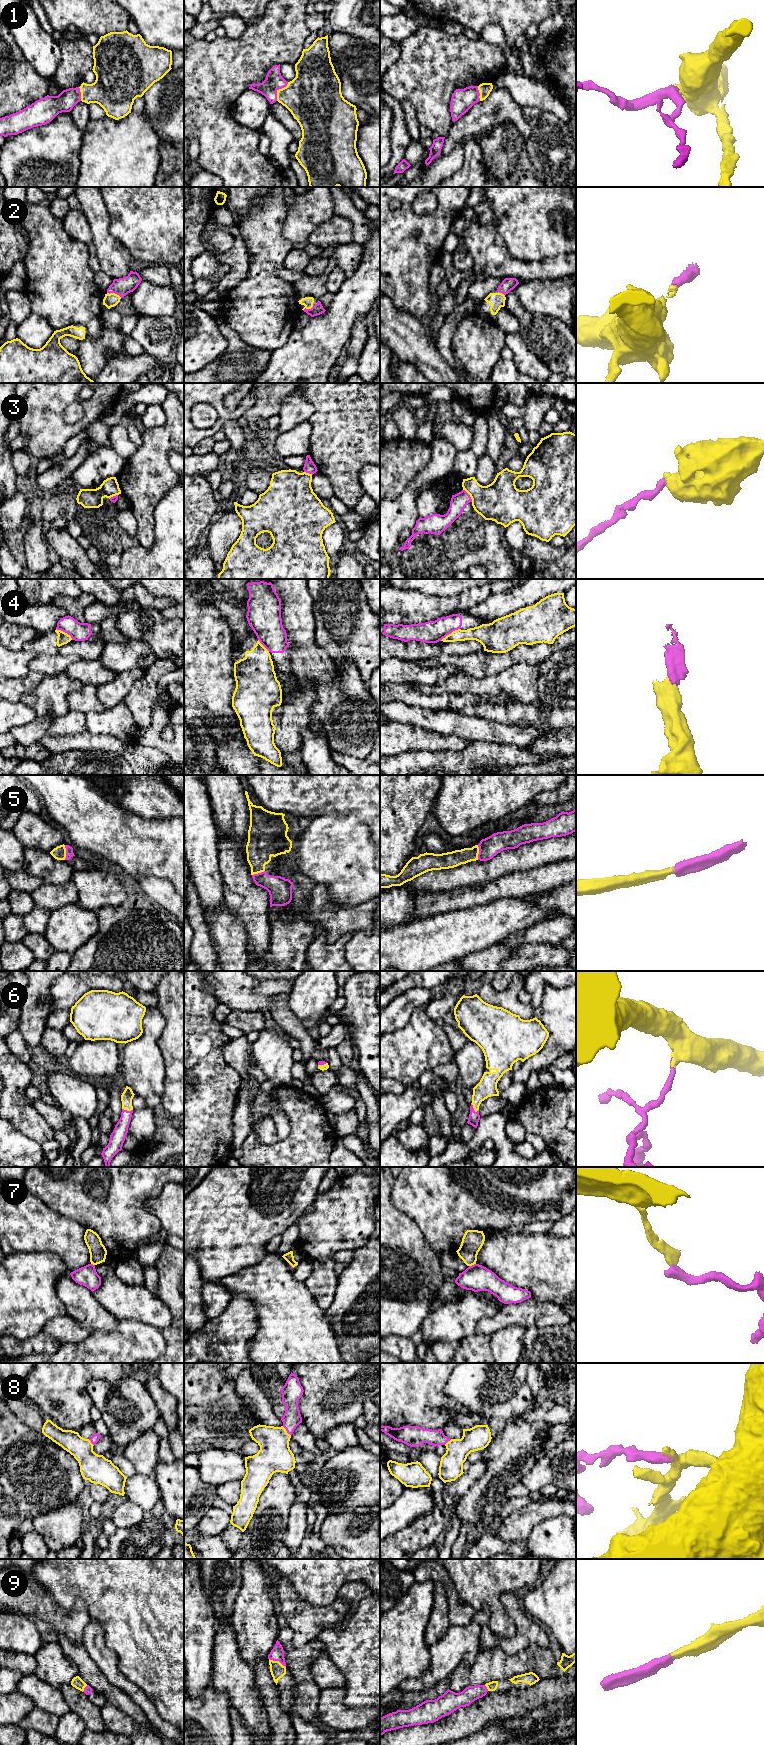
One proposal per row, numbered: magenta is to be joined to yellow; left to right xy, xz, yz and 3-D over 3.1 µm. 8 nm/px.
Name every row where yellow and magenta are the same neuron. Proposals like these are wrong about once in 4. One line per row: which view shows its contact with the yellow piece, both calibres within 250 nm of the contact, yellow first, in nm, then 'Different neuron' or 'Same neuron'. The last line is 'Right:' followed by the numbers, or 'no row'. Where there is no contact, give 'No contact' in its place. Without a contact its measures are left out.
1: Touches yellow in xz. Thickness 380 nm (yellow) against 150 nm. Same neuron
2: Touches yellow in xy. Thickness 110 nm (yellow) against 140 nm. Same neuron
3: Touches yellow in yz. Thickness 320 nm (yellow) against 130 nm. Different neuron
4: Touches yellow in yz. Thickness 120 nm (yellow) against 180 nm. Different neuron
5: Touches yellow in xy. Thickness 110 nm (yellow) against 60 nm. Same neuron
6: Touches yellow in yz. Thickness 160 nm (yellow) against 90 nm. Same neuron
7: Touches yellow in yz. Thickness 170 nm (yellow) against 200 nm. Different neuron
8: Touches yellow in xz. Thickness 260 nm (yellow) against 150 nm. Same neuron
9: Touches yellow in xz. Thickness 120 nm (yellow) against 110 nm. Same neuron
Right: 1, 2, 5, 6, 8, 9

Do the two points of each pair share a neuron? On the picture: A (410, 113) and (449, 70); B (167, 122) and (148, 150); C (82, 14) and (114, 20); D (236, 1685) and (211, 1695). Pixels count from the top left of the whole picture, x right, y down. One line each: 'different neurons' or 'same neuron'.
A: different neurons
B: different neurons
C: same neuron
D: different neurons

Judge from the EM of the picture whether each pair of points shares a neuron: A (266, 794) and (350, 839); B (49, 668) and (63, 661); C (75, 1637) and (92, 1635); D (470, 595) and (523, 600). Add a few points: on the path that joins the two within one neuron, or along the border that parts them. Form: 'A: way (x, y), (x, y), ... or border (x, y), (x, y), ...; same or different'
A: border (337, 812), (314, 817); different
B: way (52, 665), (60, 662); same
C: border (91, 1621), (84, 1631), (82, 1644); different
D: border (511, 589), (505, 592), (493, 593), (469, 609); different

